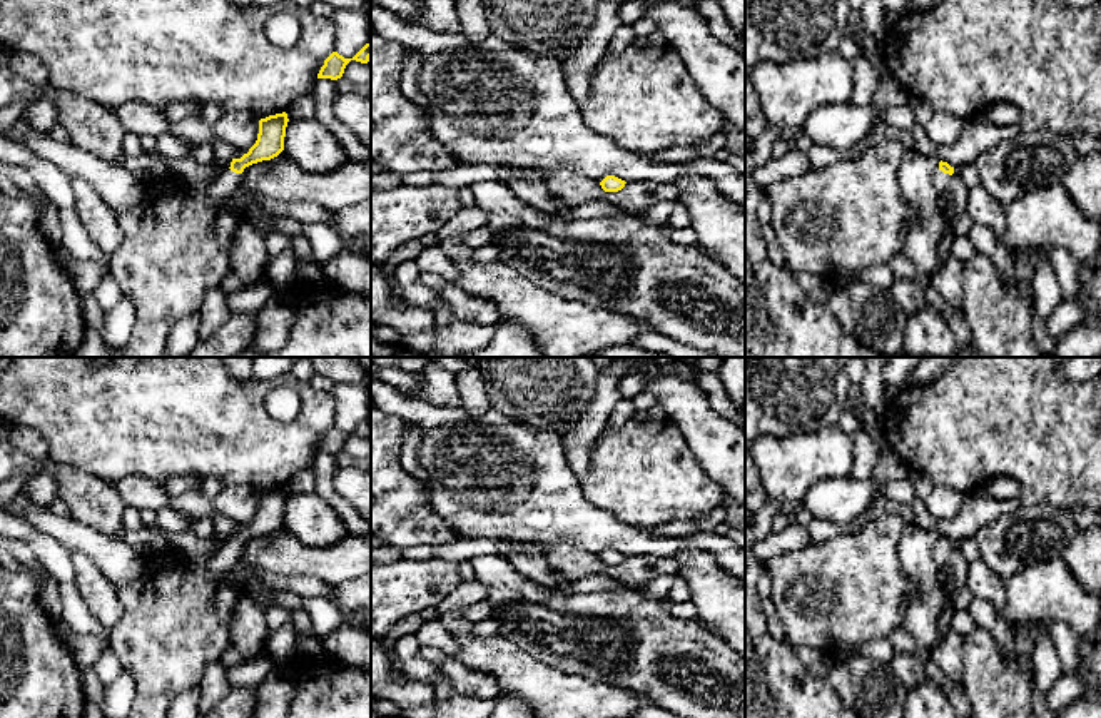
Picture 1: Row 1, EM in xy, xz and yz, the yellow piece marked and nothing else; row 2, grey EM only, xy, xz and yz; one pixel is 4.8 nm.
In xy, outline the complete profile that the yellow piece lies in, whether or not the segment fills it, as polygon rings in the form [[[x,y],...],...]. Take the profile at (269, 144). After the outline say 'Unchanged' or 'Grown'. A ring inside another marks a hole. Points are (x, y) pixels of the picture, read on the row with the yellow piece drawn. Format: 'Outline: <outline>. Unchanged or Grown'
Outline: [[[286,112],[261,119],[256,144],[241,159],[232,159],[231,167],[214,182],[204,200],[217,204],[231,199],[246,167],[277,157],[284,150],[287,122]]]. Grown

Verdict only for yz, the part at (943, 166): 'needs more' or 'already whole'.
needs more

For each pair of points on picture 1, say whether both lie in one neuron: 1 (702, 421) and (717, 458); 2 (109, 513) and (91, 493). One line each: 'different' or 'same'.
1: same
2: same

